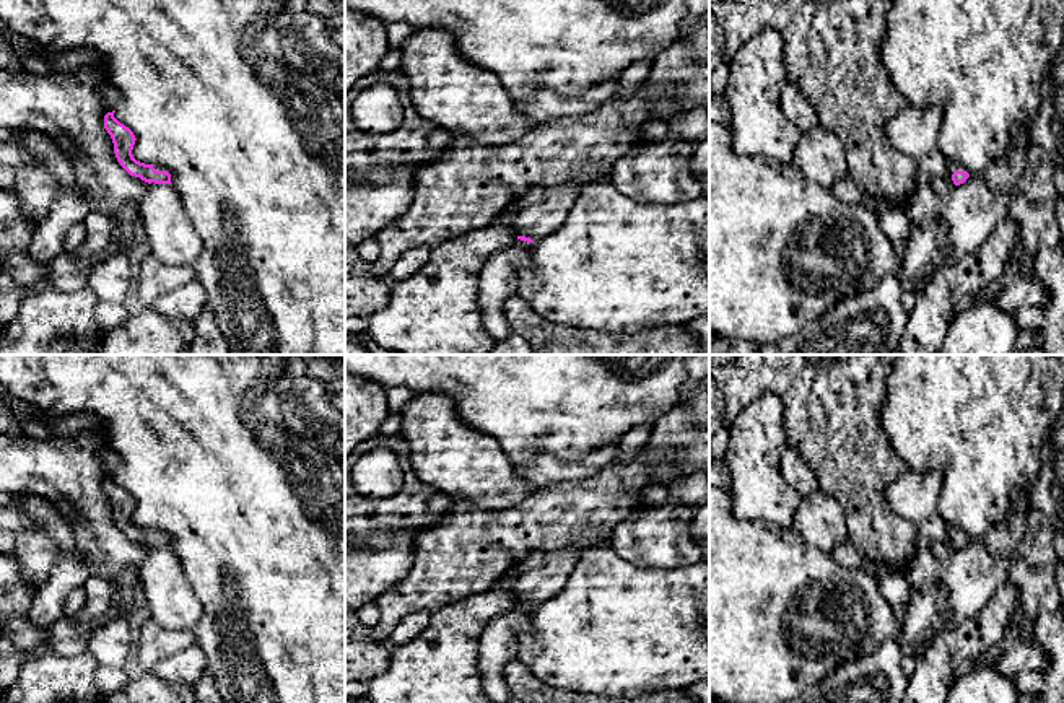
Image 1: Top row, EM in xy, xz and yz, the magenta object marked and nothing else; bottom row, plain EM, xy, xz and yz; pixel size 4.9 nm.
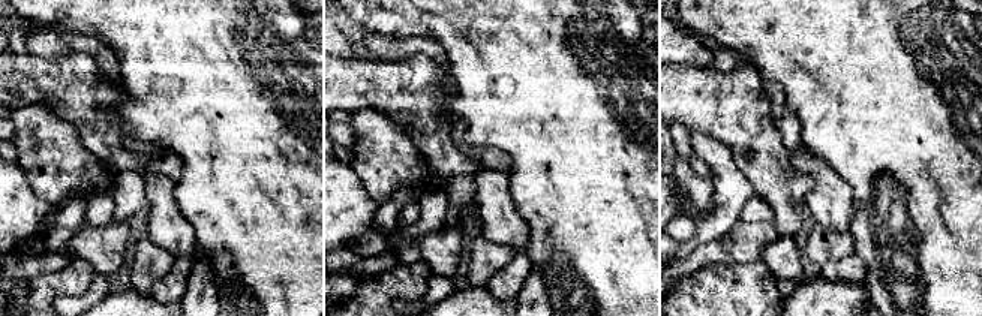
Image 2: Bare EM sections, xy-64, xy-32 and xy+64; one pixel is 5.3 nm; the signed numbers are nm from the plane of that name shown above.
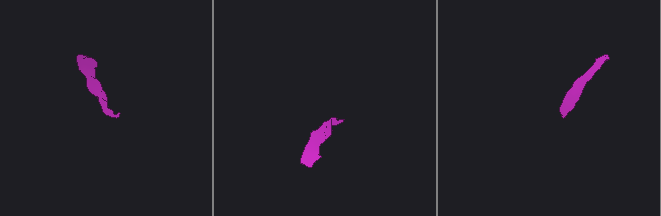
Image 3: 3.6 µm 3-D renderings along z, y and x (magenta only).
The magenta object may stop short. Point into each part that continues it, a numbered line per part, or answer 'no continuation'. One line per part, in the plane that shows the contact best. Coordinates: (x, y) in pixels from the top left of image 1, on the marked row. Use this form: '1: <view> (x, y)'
1: yz (939, 186)

